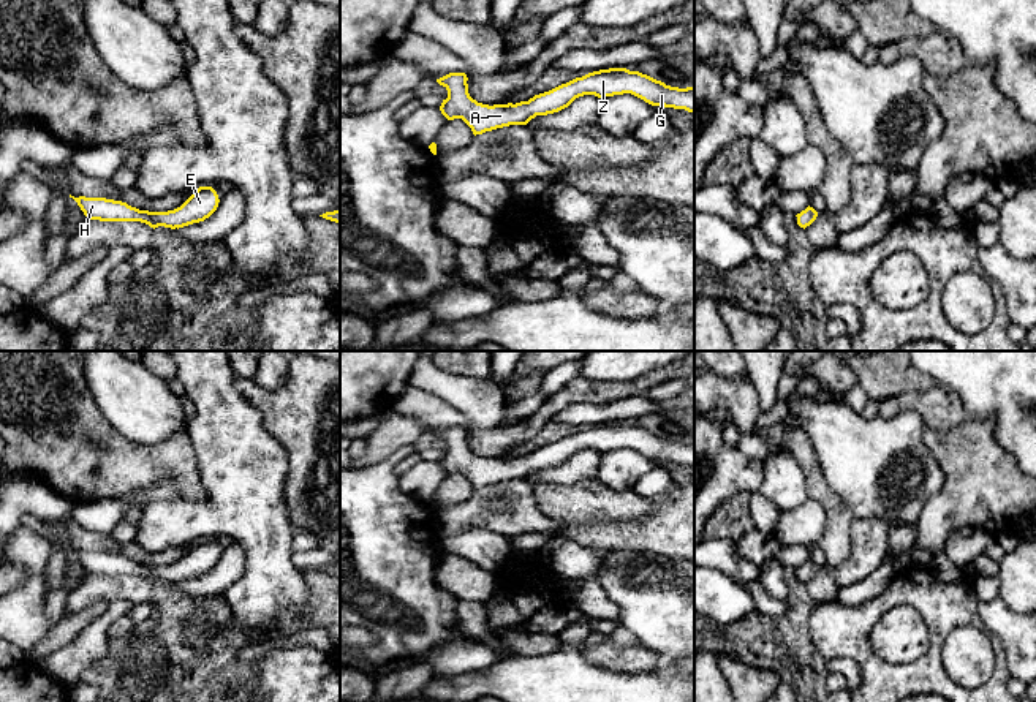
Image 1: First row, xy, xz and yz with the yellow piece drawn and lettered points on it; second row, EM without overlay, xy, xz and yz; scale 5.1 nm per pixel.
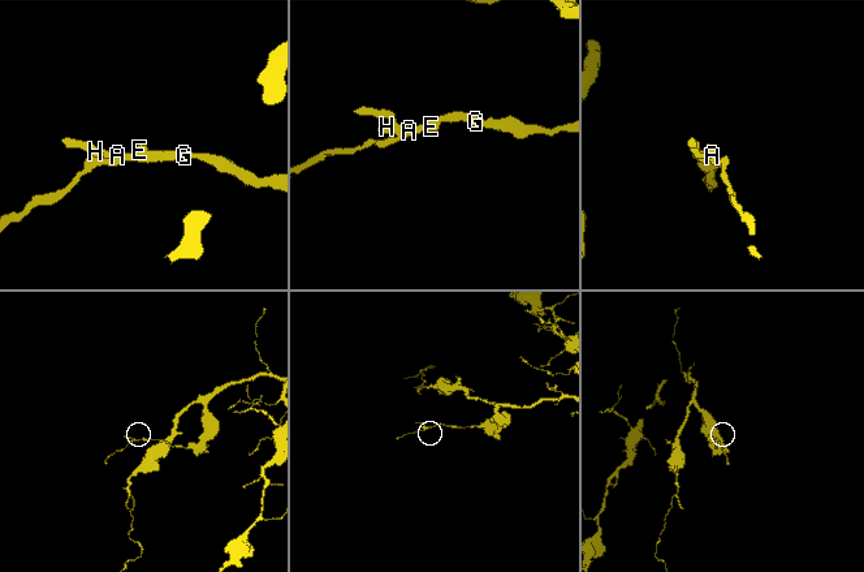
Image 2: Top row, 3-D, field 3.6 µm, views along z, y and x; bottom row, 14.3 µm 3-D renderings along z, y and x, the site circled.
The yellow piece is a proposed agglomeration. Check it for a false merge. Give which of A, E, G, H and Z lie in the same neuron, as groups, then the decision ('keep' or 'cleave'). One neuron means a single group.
groups A E G H Z; keep

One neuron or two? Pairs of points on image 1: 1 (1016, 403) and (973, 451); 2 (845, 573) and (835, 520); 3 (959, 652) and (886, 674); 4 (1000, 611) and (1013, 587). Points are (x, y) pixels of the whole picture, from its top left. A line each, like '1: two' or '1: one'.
1: two
2: two
3: two
4: two

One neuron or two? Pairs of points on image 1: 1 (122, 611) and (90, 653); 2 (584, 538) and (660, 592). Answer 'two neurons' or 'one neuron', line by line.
1: one neuron
2: two neurons

